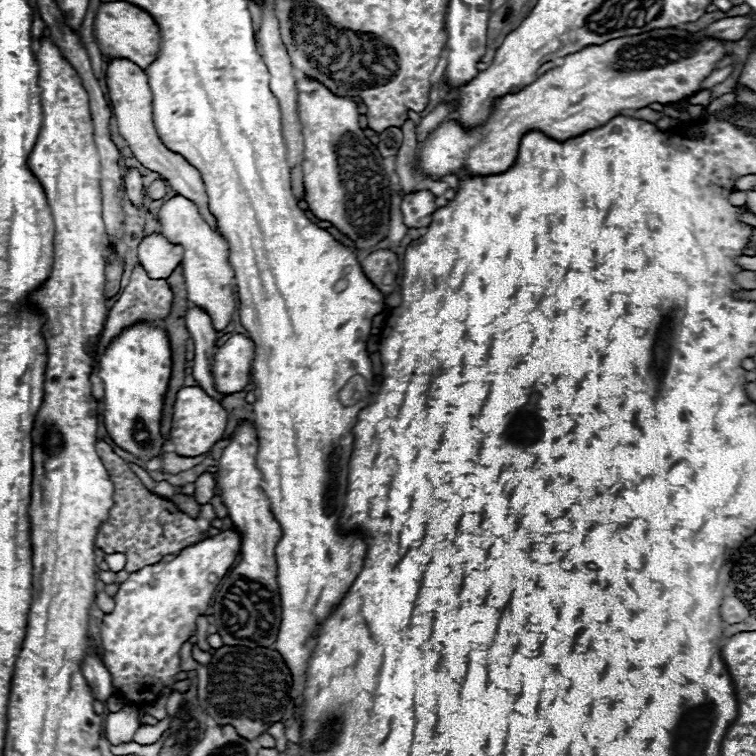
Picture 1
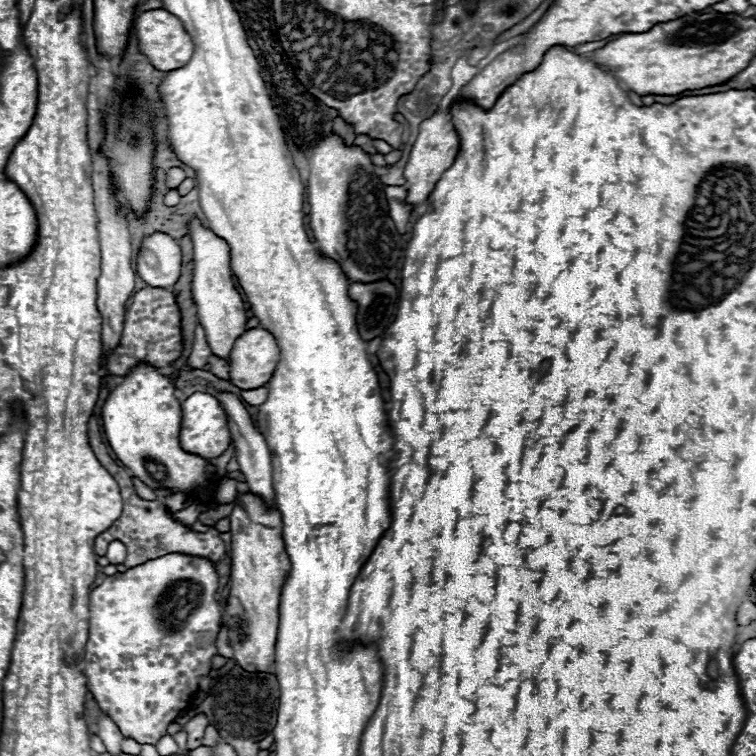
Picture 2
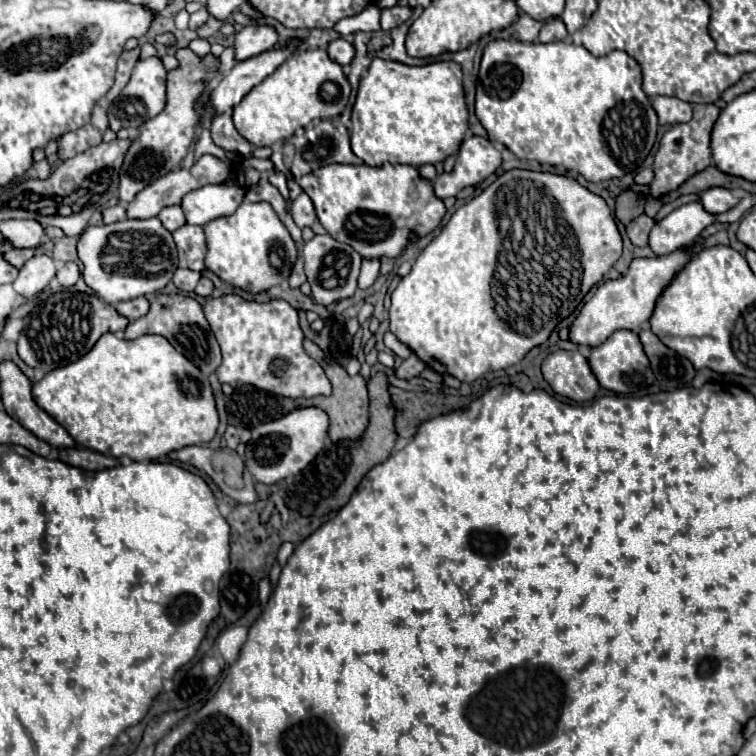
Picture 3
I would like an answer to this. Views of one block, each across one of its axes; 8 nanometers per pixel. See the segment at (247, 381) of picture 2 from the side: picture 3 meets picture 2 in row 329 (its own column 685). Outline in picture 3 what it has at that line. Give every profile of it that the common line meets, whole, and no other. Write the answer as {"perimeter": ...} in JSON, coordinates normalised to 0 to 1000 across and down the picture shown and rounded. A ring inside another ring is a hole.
{"perimeter":[[[894,331],[881,339],[865,341],[841,341],[833,349],[833,360],[817,370],[804,370],[802,376],[791,378],[786,392],[770,405],[770,413],[754,431],[754,452],[765,458],[794,458],[812,437],[844,437],[849,426],[862,418],[870,392],[881,381],[881,376],[892,368],[892,362],[913,344],[913,331],[902,333]]]}

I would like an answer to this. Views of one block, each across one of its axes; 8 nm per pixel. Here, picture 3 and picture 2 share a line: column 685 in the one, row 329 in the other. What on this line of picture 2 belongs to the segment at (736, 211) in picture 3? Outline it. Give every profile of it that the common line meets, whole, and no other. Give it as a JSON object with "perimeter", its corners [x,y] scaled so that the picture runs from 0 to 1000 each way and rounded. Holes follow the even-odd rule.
{"perimeter":[[[262,291],[254,294],[249,310],[257,320],[257,370],[254,370],[254,394],[262,405],[262,426],[272,437],[272,450],[283,471],[304,476],[304,466],[315,444],[325,439],[325,405],[317,386],[310,378],[304,357],[304,328],[275,302],[267,302]]]}

